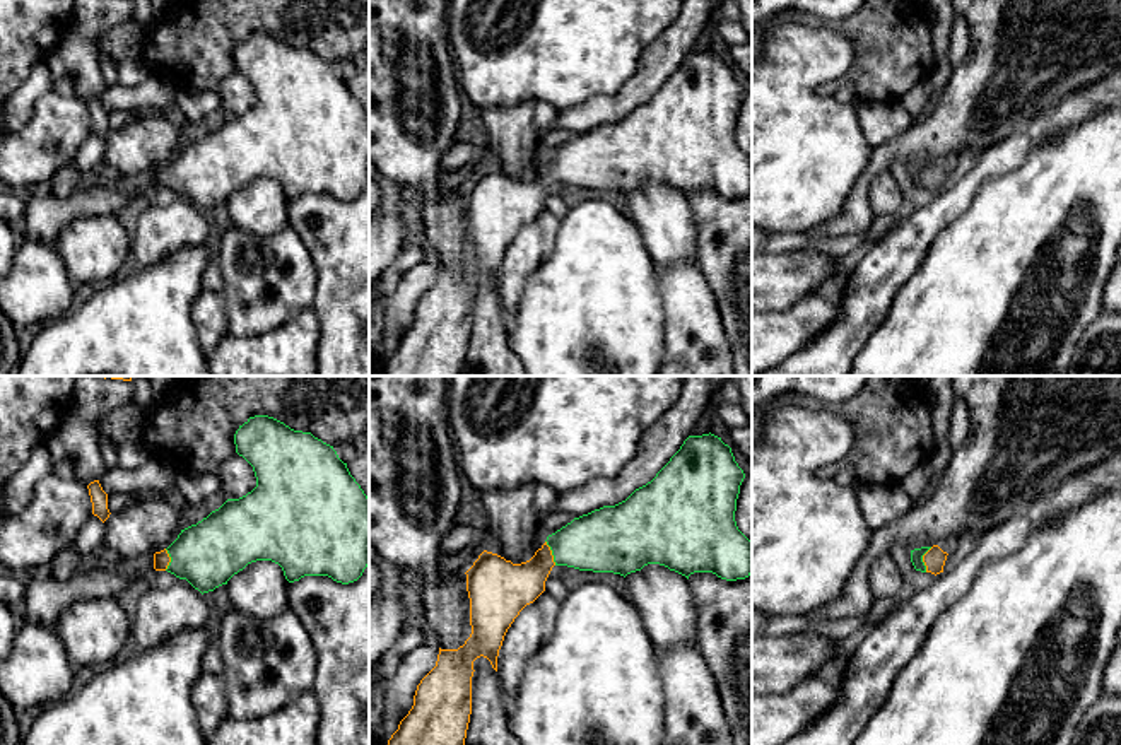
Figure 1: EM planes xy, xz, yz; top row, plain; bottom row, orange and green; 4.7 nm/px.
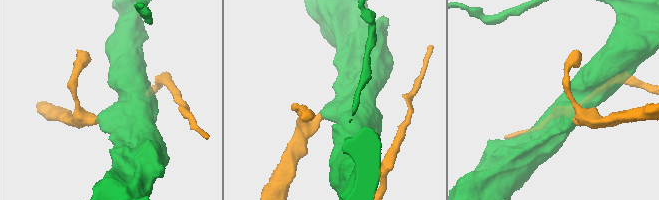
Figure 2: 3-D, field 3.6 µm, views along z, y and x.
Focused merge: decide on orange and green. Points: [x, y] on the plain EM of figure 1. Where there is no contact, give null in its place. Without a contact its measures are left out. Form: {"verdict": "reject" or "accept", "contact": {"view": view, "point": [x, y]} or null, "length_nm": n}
{"verdict": "accept", "contact": {"view": "yz", "point": [923, 176]}, "length_nm": 120}

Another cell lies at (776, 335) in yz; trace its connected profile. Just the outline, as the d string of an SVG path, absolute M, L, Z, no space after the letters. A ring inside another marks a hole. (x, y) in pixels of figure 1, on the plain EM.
M827 290L808 294L786 311L754 311L752 376L784 362L839 316L841 306Z

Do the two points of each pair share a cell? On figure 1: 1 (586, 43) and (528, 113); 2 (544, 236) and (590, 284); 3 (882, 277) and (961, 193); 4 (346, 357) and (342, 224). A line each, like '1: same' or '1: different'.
1: different
2: different
3: same
4: same

